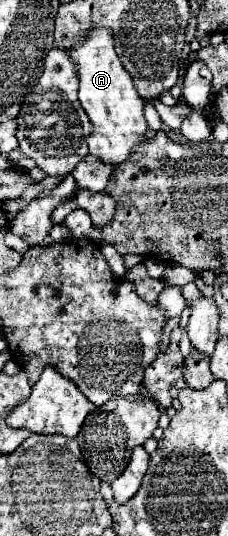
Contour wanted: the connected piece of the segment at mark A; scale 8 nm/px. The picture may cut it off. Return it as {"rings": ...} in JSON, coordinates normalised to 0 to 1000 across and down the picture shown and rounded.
{"rings":[[[412,52],[386,60],[386,75],[307,93],[325,119],[342,123],[351,175],[342,187],[377,205],[412,243],[386,254],[395,287],[465,306],[535,306],[588,287],[605,269],[640,265],[649,231],[632,224],[632,187],[605,179],[579,142],[544,131],[526,108],[500,97],[500,75],[482,52]]]}

